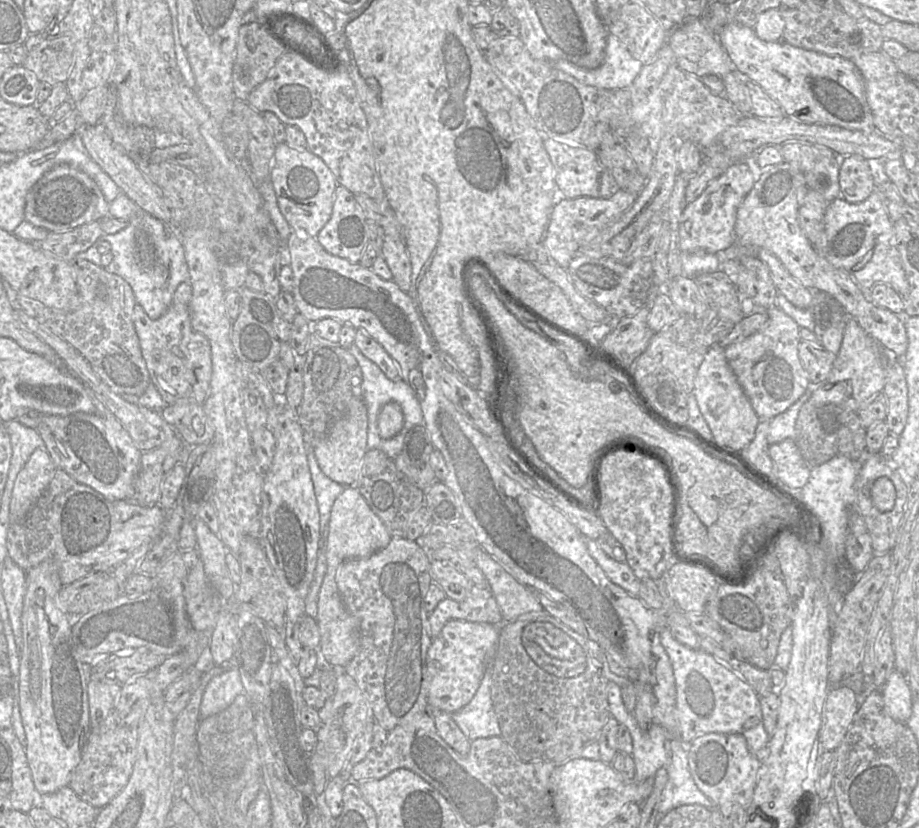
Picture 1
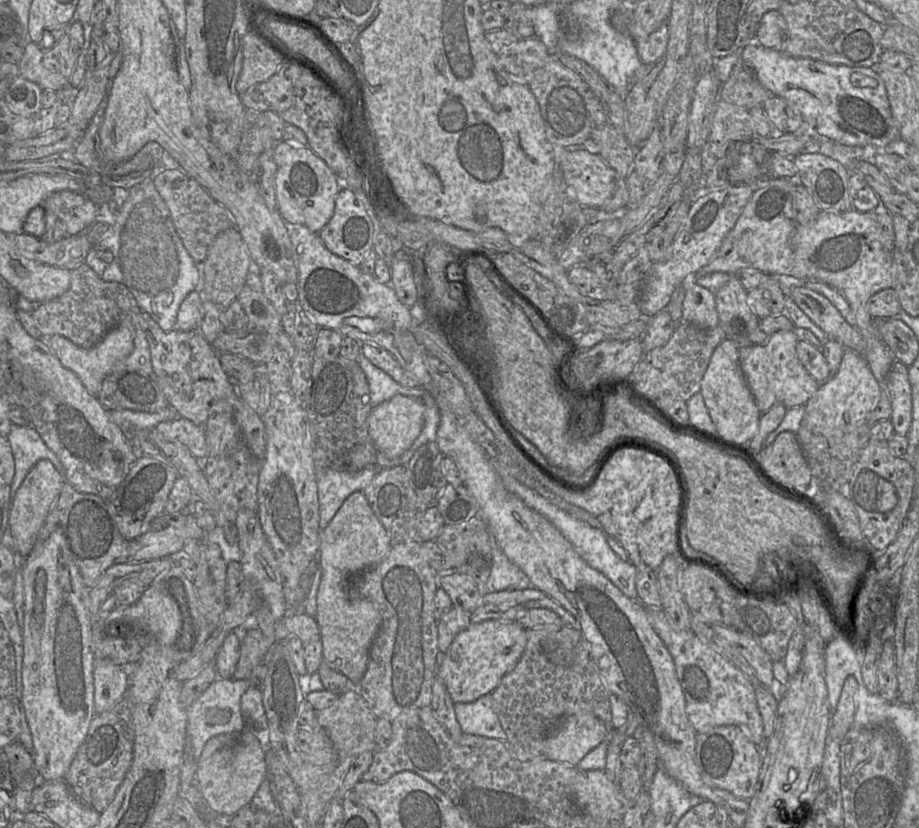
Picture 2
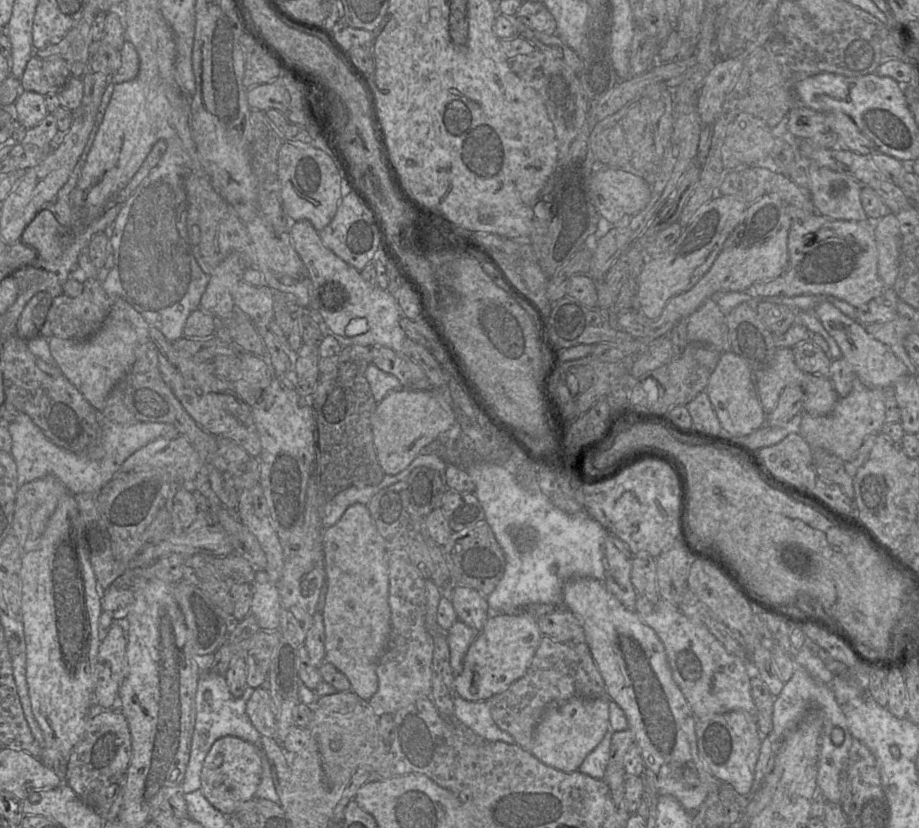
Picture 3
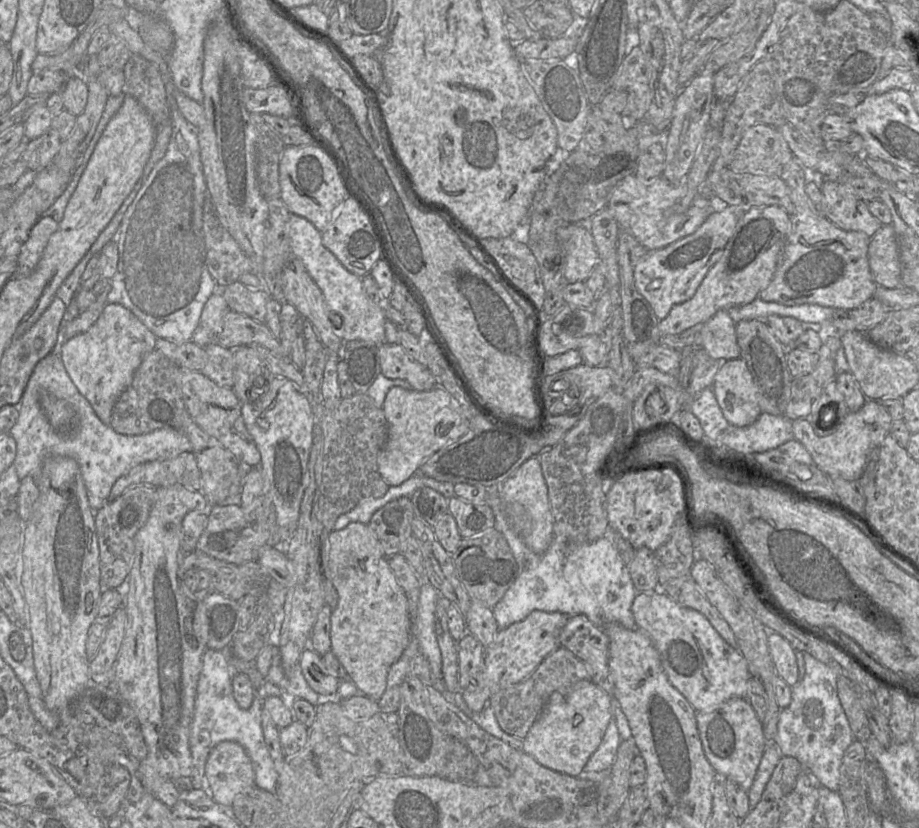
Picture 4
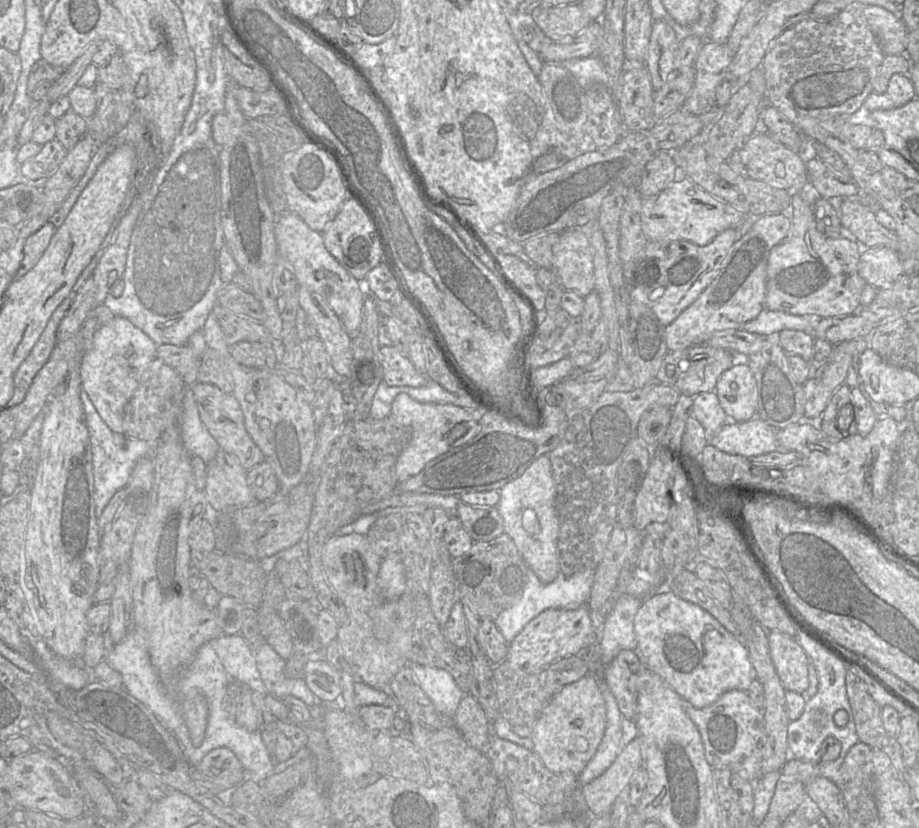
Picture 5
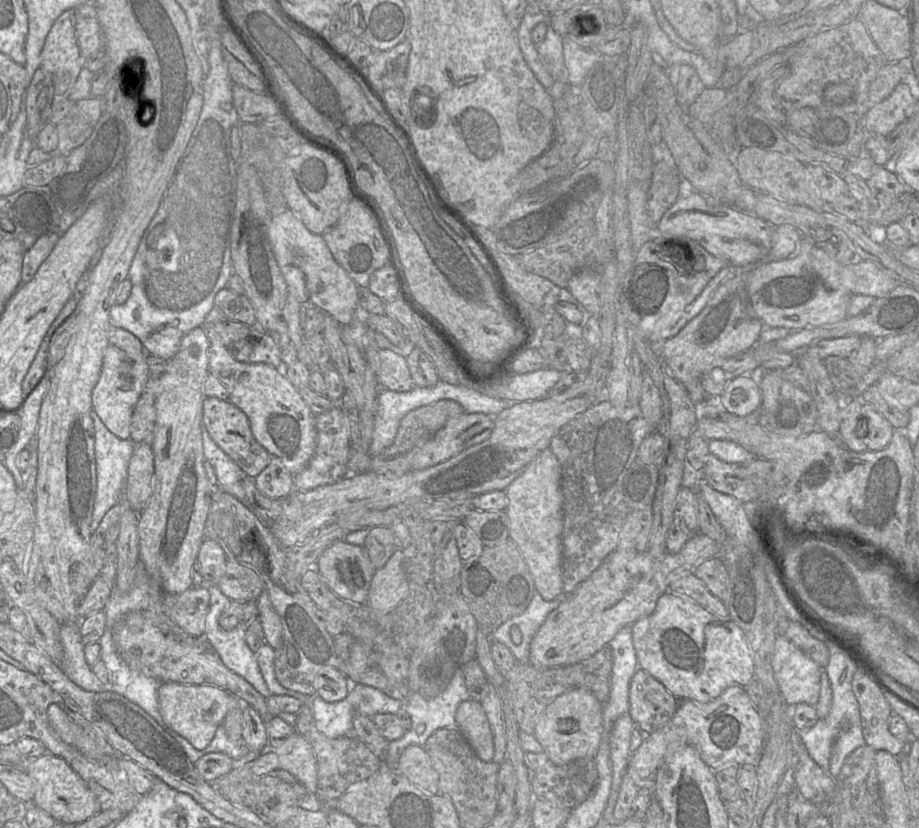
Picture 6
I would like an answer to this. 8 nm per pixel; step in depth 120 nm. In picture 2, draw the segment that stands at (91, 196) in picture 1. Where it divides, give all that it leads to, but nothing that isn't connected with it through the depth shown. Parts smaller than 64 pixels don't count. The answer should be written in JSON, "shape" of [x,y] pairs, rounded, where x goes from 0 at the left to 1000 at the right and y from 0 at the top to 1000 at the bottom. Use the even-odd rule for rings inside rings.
{"shape":[[[65,229],[53,236],[45,248],[50,256],[52,285],[59,277],[61,266],[69,269],[75,284],[91,281],[100,273],[109,249],[87,232]]]}

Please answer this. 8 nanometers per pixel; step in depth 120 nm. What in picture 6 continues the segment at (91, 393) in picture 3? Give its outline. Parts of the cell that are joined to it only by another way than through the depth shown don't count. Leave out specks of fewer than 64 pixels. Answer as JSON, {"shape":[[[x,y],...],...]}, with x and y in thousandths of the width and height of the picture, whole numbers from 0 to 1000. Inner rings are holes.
{"shape":[[[119,415],[112,428],[108,458],[100,472],[100,490],[120,522],[132,530],[141,530],[141,510],[145,494],[149,488],[162,458],[160,429],[156,425],[139,425]]]}

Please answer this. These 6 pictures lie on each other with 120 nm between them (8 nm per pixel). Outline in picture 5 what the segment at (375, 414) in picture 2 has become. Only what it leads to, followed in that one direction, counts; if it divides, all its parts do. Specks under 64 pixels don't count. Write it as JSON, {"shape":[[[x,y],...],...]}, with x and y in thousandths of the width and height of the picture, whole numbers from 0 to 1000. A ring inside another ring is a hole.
{"shape":[[[434,475],[427,486],[424,501],[445,519],[445,533],[435,547],[430,562],[430,572],[433,583],[454,574],[471,554],[494,540],[506,536],[517,528],[521,521],[520,507],[526,500],[492,488],[458,487],[442,475]]]}

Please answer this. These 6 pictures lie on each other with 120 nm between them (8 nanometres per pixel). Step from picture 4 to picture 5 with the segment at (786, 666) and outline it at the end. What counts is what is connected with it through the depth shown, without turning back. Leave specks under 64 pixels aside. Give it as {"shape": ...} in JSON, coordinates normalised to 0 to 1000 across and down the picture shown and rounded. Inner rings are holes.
{"shape":[[[845,762],[835,766],[838,792],[853,831],[874,838],[880,830],[880,795],[861,768]]]}

